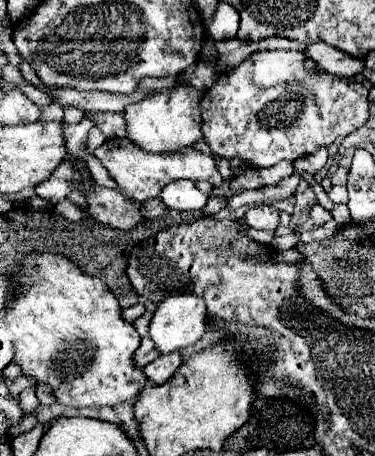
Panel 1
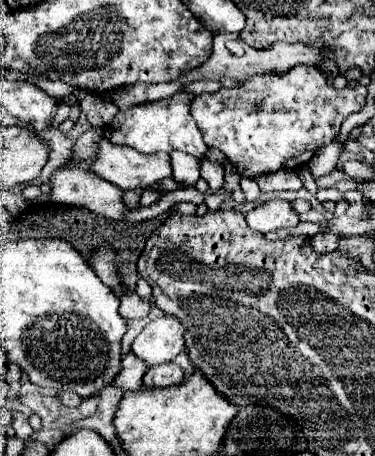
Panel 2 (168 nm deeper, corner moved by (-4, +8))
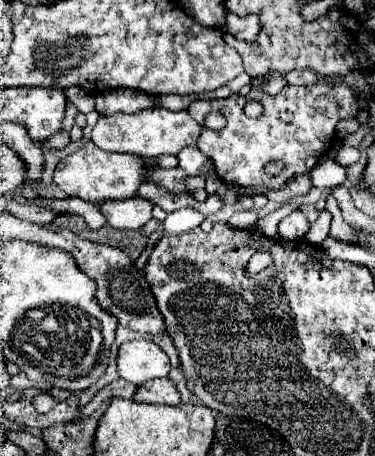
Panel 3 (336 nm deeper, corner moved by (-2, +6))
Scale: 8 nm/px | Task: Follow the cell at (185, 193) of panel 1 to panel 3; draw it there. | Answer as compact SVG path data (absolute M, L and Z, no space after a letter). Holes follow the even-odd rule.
M184 148L178 154L178 168L184 170L188 176L206 174L212 168L212 162L198 150L198 148Z

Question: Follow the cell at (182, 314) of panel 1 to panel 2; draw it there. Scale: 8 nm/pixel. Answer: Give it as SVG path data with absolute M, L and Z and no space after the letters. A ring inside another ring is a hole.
M172 316L150 322L132 342L130 352L146 366L172 362L184 350L184 326Z

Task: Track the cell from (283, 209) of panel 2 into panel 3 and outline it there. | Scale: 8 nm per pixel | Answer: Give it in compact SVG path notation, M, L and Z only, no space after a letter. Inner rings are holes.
M294 210L286 218L282 218L282 222L278 224L278 232L282 232L282 236L288 238L288 240L300 240L300 238L304 238L304 234L308 232L308 228L310 228L308 218L300 210Z

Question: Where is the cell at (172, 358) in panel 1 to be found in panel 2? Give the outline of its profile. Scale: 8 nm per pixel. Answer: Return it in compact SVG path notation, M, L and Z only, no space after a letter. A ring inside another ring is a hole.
M168 362L164 366L152 366L144 374L144 386L148 388L166 388L166 386L176 386L184 380L184 372L180 366L174 362Z

